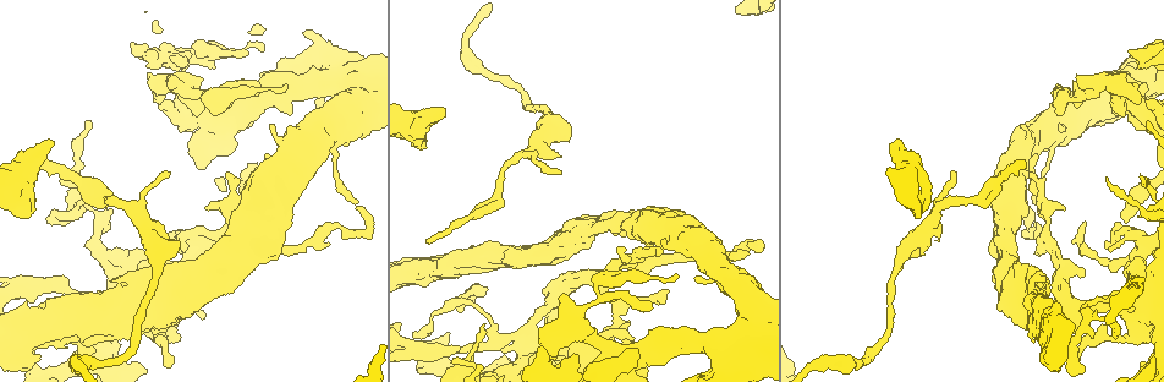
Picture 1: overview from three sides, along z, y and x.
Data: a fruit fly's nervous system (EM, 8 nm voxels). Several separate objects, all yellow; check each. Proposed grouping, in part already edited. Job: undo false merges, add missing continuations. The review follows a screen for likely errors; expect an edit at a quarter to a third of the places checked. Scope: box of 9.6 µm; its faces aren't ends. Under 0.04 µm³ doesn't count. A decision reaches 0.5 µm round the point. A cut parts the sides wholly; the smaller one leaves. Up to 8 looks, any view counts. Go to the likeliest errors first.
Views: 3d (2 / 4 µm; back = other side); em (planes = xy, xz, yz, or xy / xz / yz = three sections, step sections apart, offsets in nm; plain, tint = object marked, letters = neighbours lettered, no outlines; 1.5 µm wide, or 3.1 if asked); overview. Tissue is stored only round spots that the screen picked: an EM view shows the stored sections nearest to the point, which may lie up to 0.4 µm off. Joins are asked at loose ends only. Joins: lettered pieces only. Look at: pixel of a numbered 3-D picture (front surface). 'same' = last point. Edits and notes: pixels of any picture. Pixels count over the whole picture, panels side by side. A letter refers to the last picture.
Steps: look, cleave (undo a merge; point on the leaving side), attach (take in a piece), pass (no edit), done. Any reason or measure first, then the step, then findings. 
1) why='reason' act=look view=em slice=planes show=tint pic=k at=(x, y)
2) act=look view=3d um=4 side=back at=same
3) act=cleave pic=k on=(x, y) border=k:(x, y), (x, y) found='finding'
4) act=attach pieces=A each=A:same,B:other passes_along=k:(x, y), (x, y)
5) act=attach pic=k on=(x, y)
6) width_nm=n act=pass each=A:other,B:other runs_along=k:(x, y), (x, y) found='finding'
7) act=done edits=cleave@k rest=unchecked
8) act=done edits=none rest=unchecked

why='free end' act=look view=em slice=yz step=4 show=tint pic=1 at=(891, 144)

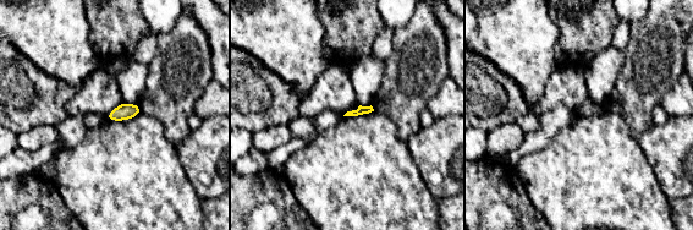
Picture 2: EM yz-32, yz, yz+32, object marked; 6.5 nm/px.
why='cut it another way' act=look view=em slice=planes show=letters at=same

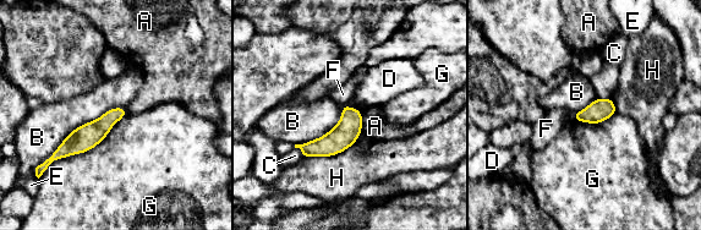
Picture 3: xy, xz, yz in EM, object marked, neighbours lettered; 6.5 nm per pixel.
longest_contact=B:650nm act=pass each=A:other,B:other,C:other,D:other,E:other,F:other,G:other,H:other found='no lettered piece goes on from it'

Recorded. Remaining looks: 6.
why='branch stops here' act=look view=em slice=planes show=letters pic=1 at=(1146, 122)

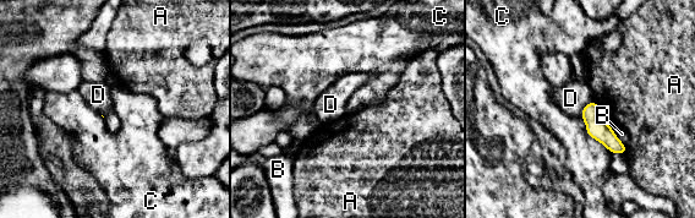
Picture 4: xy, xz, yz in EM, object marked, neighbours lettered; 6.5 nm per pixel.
act=pass each=A:other,B:other,C:other,D:other found='none of them fits'

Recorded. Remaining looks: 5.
why='thick end' act=look view=em slice=planes show=tint pic=1 at=(1082, 276)

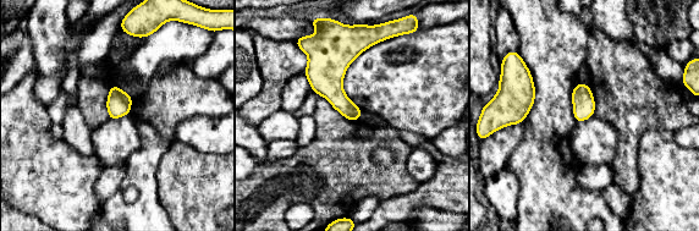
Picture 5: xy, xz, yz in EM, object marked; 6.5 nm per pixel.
act=look view=em slice=planes show=letters at=same

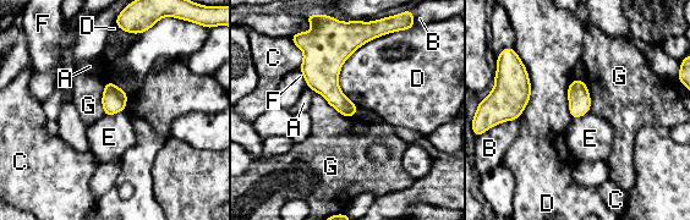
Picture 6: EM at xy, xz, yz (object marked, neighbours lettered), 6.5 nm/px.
longest_contact=D:480nm act=pass each=A:other,B:other,C:other,D:other,E:other,F:other,G:other found='none of them fits'

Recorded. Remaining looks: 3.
act=done edits=none rest=unchecked

